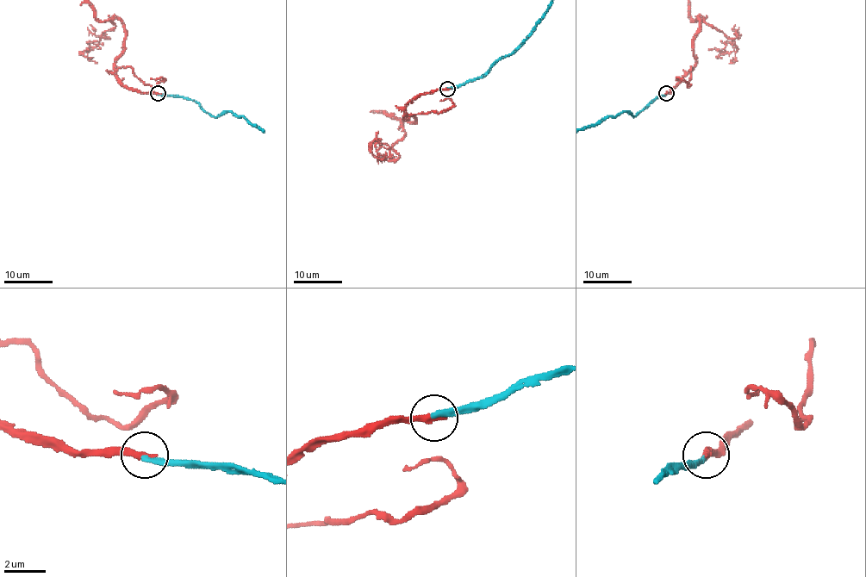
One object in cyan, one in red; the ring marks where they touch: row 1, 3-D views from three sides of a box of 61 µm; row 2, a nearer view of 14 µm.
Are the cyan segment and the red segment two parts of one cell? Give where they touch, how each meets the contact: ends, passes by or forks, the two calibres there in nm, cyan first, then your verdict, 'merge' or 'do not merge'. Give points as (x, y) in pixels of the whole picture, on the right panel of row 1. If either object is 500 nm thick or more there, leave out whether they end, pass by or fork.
(666, 93) | cyan ends | red ends | 260/320 nm | merge

